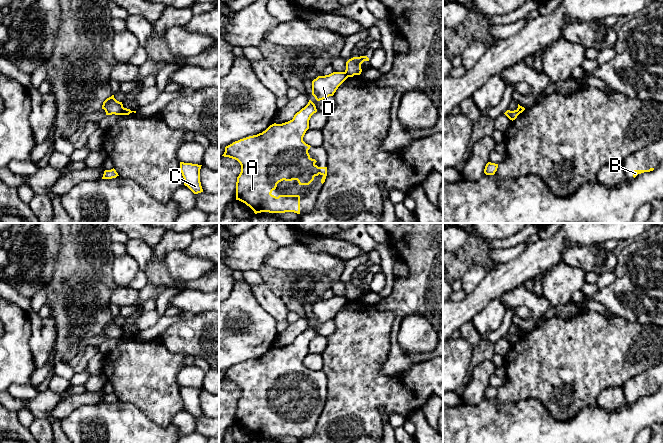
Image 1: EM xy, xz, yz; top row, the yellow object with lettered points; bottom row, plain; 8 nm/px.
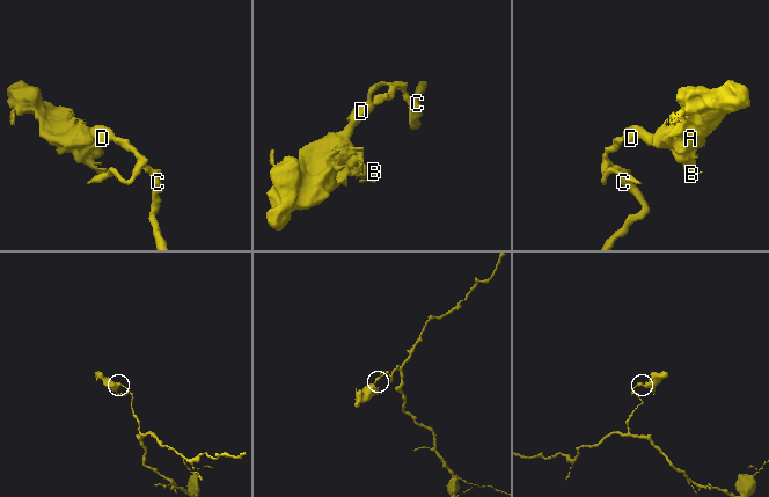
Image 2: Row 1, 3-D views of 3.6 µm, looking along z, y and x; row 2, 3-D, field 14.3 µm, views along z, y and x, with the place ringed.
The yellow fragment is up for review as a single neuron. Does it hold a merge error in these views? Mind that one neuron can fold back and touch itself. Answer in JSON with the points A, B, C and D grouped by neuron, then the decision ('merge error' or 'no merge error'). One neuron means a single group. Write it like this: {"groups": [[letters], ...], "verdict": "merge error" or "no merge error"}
{"groups": [["A", "B", "D"], ["C"]], "verdict": "merge error"}

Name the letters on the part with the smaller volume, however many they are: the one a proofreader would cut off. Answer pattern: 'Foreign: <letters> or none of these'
Foreign: A, B, D

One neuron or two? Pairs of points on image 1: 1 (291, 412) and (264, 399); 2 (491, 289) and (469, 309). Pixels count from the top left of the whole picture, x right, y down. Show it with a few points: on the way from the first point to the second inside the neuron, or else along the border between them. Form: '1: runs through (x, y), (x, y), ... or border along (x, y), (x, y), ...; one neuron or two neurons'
1: runs through (284, 405), (278, 399), (271, 399); one neuron
2: runs through (486, 292), (474, 304); one neuron

